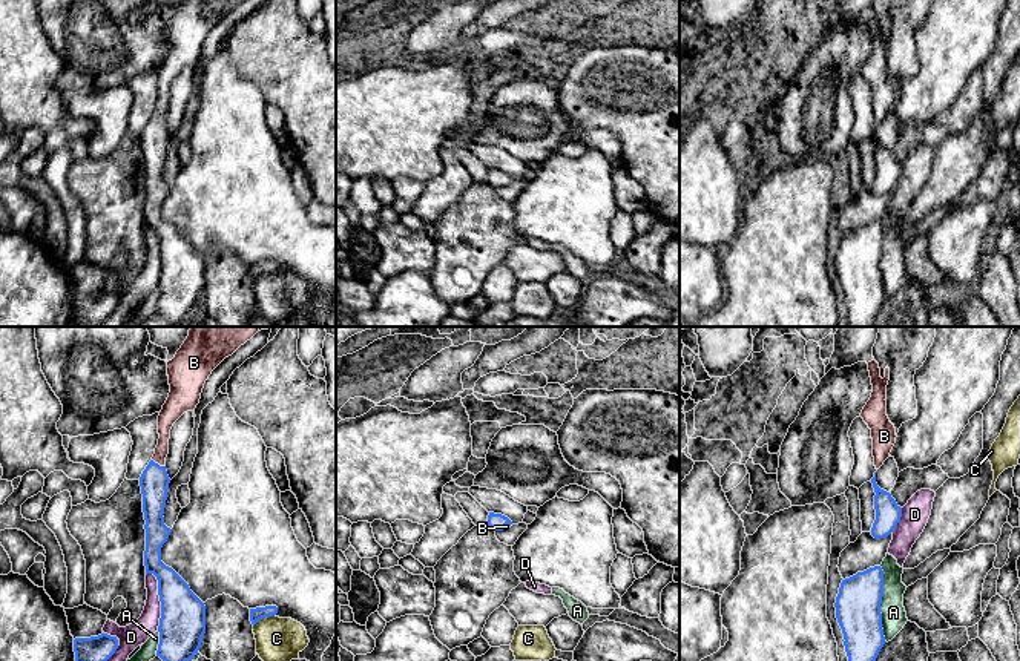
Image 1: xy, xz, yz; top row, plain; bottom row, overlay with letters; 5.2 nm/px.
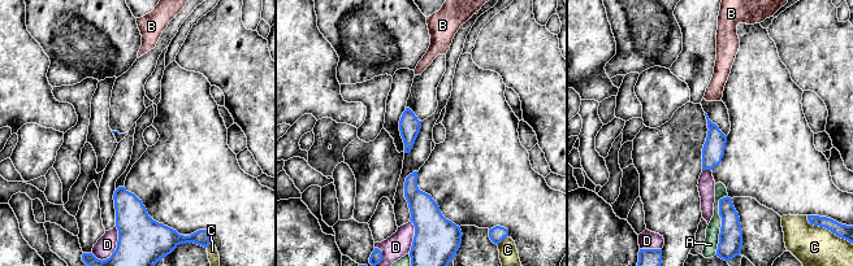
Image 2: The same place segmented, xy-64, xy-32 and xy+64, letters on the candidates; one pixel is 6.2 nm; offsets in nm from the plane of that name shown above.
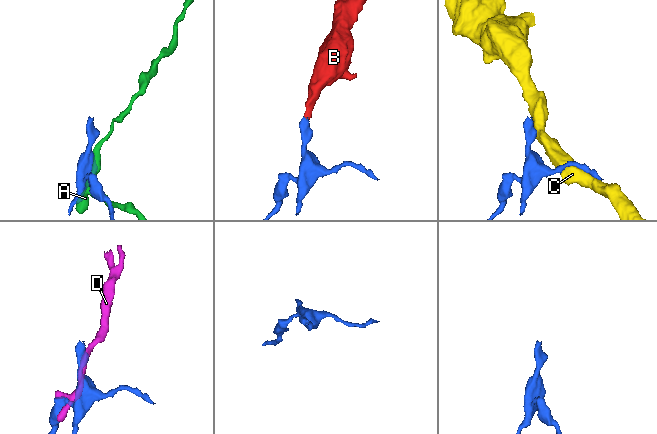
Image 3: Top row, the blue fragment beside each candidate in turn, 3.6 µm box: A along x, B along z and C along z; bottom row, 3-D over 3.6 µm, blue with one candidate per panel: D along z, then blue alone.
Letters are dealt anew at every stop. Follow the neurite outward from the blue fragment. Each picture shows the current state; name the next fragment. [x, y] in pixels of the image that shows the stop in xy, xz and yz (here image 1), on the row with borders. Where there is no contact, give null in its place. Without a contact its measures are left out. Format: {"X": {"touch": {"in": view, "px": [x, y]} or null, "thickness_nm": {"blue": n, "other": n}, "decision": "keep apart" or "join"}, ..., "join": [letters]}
{"A": {"touch": {"in": "yz", "px": [881, 603]}, "thickness_nm": {"blue": 240, "other": 130}, "decision": "keep apart"}, "B": {"touch": {"in": "xy", "px": [157, 463]}, "thickness_nm": {"blue": 150, "other": 90}, "decision": "join"}, "C": {"touch": {"in": "xy", "px": [264, 617]}, "thickness_nm": {"blue": 70, "other": 220}, "decision": "keep apart"}, "D": {"touch": {"in": "xy", "px": [160, 600]}, "thickness_nm": {"blue": 240, "other": 120}, "decision": "keep apart"}, "join": ["B"]}

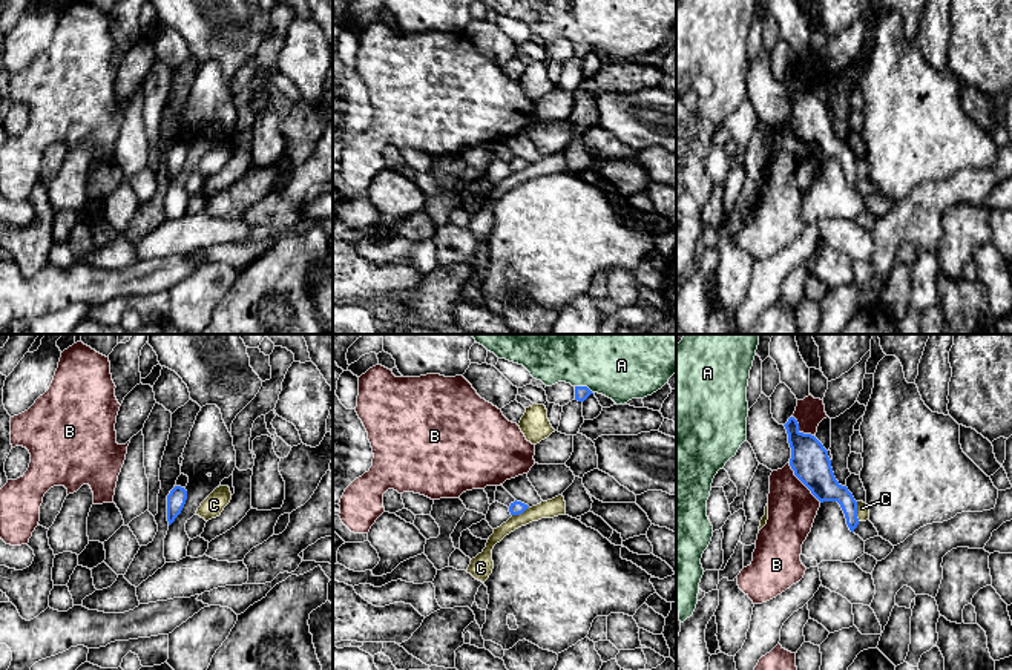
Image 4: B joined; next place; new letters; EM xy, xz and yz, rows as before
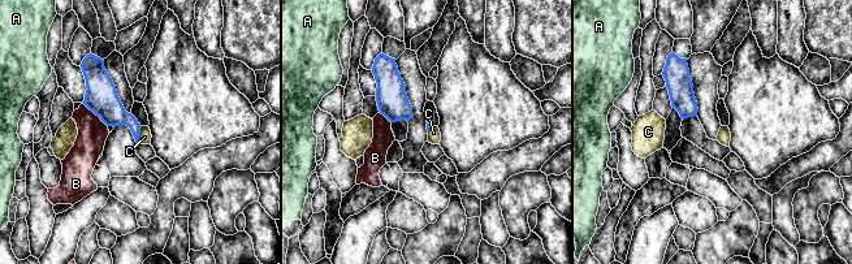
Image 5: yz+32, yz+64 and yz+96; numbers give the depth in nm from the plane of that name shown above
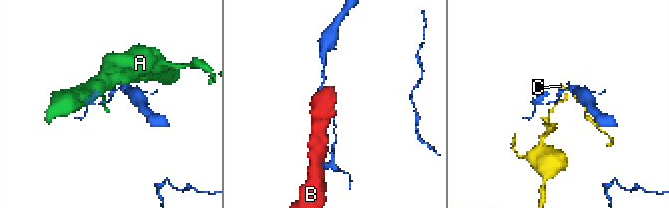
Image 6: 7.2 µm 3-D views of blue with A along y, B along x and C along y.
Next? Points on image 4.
{"A": {"touch": {"in": "xz", "px": [584, 387]}, "thickness_nm": {"blue": 80, "other": 500}, "decision": "keep apart"}, "B": {"touch": {"in": "yz", "px": [801, 480]}, "thickness_nm": {"blue": 200, "other": 260}, "decision": "keep apart"}, "C": {"touch": {"in": "yz", "px": [856, 511]}, "thickness_nm": {"blue": 150, "other": 60}, "decision": "keep apart"}, "join": []}

